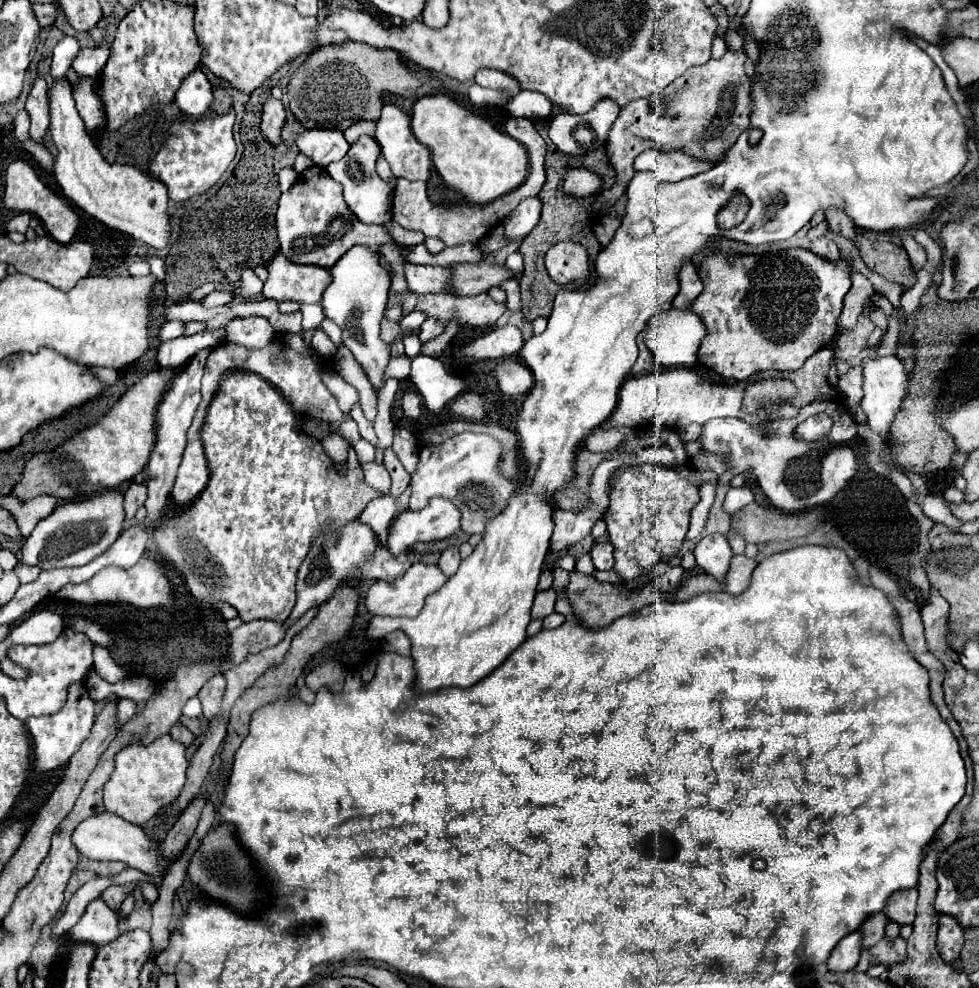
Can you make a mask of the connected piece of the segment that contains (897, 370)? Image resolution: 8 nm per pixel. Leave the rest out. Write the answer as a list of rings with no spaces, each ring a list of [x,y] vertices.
[[[871,350],[871,354],[863,360],[863,400],[861,406],[867,412],[867,420],[871,424],[871,428],[875,432],[881,434],[883,442],[887,442],[889,438],[889,424],[897,412],[897,408],[901,406],[901,400],[907,392],[907,372],[901,364],[901,360],[897,360],[895,356],[881,356],[875,358],[875,350]]]

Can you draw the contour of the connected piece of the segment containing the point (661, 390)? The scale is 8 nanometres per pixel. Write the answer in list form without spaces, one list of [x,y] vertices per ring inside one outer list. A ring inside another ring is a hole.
[[[669,368],[657,374],[643,374],[629,378],[621,392],[619,402],[613,414],[601,428],[617,428],[617,426],[685,426],[691,422],[705,424],[713,418],[727,418],[727,416],[743,416],[743,394],[745,388],[753,380],[737,382],[736,384],[719,384],[704,380],[694,370],[685,368]]]

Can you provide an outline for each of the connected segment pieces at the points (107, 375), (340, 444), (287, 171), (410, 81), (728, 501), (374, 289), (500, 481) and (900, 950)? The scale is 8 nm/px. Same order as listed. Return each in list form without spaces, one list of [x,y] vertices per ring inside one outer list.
[[[91,368],[91,372],[95,374],[97,380],[101,380],[103,384],[113,384],[117,378],[117,370],[113,368]]]
[[[327,434],[321,440],[321,444],[323,444],[323,450],[327,452],[327,456],[333,460],[333,464],[345,464],[347,462],[349,444],[339,434]]]
[[[285,166],[281,172],[279,172],[279,184],[281,184],[281,190],[289,190],[289,186],[297,184],[295,180],[299,180],[299,174],[295,172],[293,166]]]
[[[347,40],[345,44],[325,46],[313,52],[291,76],[287,94],[291,112],[305,128],[347,130],[359,120],[377,122],[385,94],[411,98],[419,84],[419,78],[399,62],[395,50],[381,50],[365,42]]]
[[[747,486],[731,488],[731,490],[727,492],[727,498],[725,498],[723,508],[725,508],[725,512],[727,512],[729,516],[733,516],[737,510],[741,510],[743,506],[747,506],[749,502],[753,502],[753,492],[751,492],[751,488],[747,488]]]
[[[353,248],[351,252],[341,256],[341,260],[331,268],[331,272],[333,282],[325,290],[321,306],[325,310],[325,316],[343,330],[343,344],[353,352],[355,360],[365,370],[371,386],[379,394],[379,390],[385,386],[383,374],[389,364],[389,344],[379,338],[379,322],[385,316],[391,280],[385,268],[379,264],[377,252],[371,252],[369,248]]]
[[[473,432],[455,434],[433,448],[423,448],[419,452],[417,470],[411,474],[409,510],[425,508],[433,496],[447,498],[457,504],[463,514],[463,532],[481,534],[485,520],[501,512],[509,496],[517,490],[517,484],[503,478],[497,470],[499,452],[501,446],[495,438]]]
[[[883,938],[879,944],[875,944],[873,948],[867,948],[861,952],[861,960],[857,964],[857,972],[867,972],[871,966],[875,964],[895,964],[901,962],[905,958],[905,946],[899,944],[897,940],[887,940]]]

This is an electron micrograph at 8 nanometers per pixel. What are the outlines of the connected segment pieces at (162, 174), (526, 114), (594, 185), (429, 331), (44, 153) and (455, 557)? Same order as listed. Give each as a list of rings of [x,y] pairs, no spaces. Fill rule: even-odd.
[[[227,112],[225,116],[207,116],[201,120],[177,120],[171,130],[165,146],[159,150],[151,164],[151,174],[155,174],[167,188],[169,198],[183,202],[195,194],[207,192],[223,172],[229,168],[237,154],[237,144],[233,138],[235,112]]]
[[[523,90],[523,92],[519,92],[519,96],[513,98],[513,102],[509,104],[509,110],[513,116],[543,120],[543,118],[551,116],[553,102],[547,96],[541,96],[539,92]]]
[[[567,168],[563,178],[565,196],[573,198],[591,198],[603,190],[603,178],[589,168]]]
[[[427,320],[427,322],[423,322],[423,324],[421,324],[421,332],[419,332],[421,344],[425,344],[425,342],[429,342],[431,338],[439,336],[443,330],[445,330],[445,328],[441,328],[441,324],[437,324],[437,320]]]
[[[25,140],[21,142],[21,146],[33,154],[33,158],[39,162],[39,166],[45,170],[45,172],[53,172],[53,154],[49,152],[47,146],[43,144],[35,144],[33,140]]]
[[[447,548],[443,554],[441,554],[441,558],[439,558],[439,568],[445,572],[445,576],[453,576],[455,572],[457,572],[457,568],[459,568],[459,564],[461,564],[461,556],[459,556],[459,548]]]

